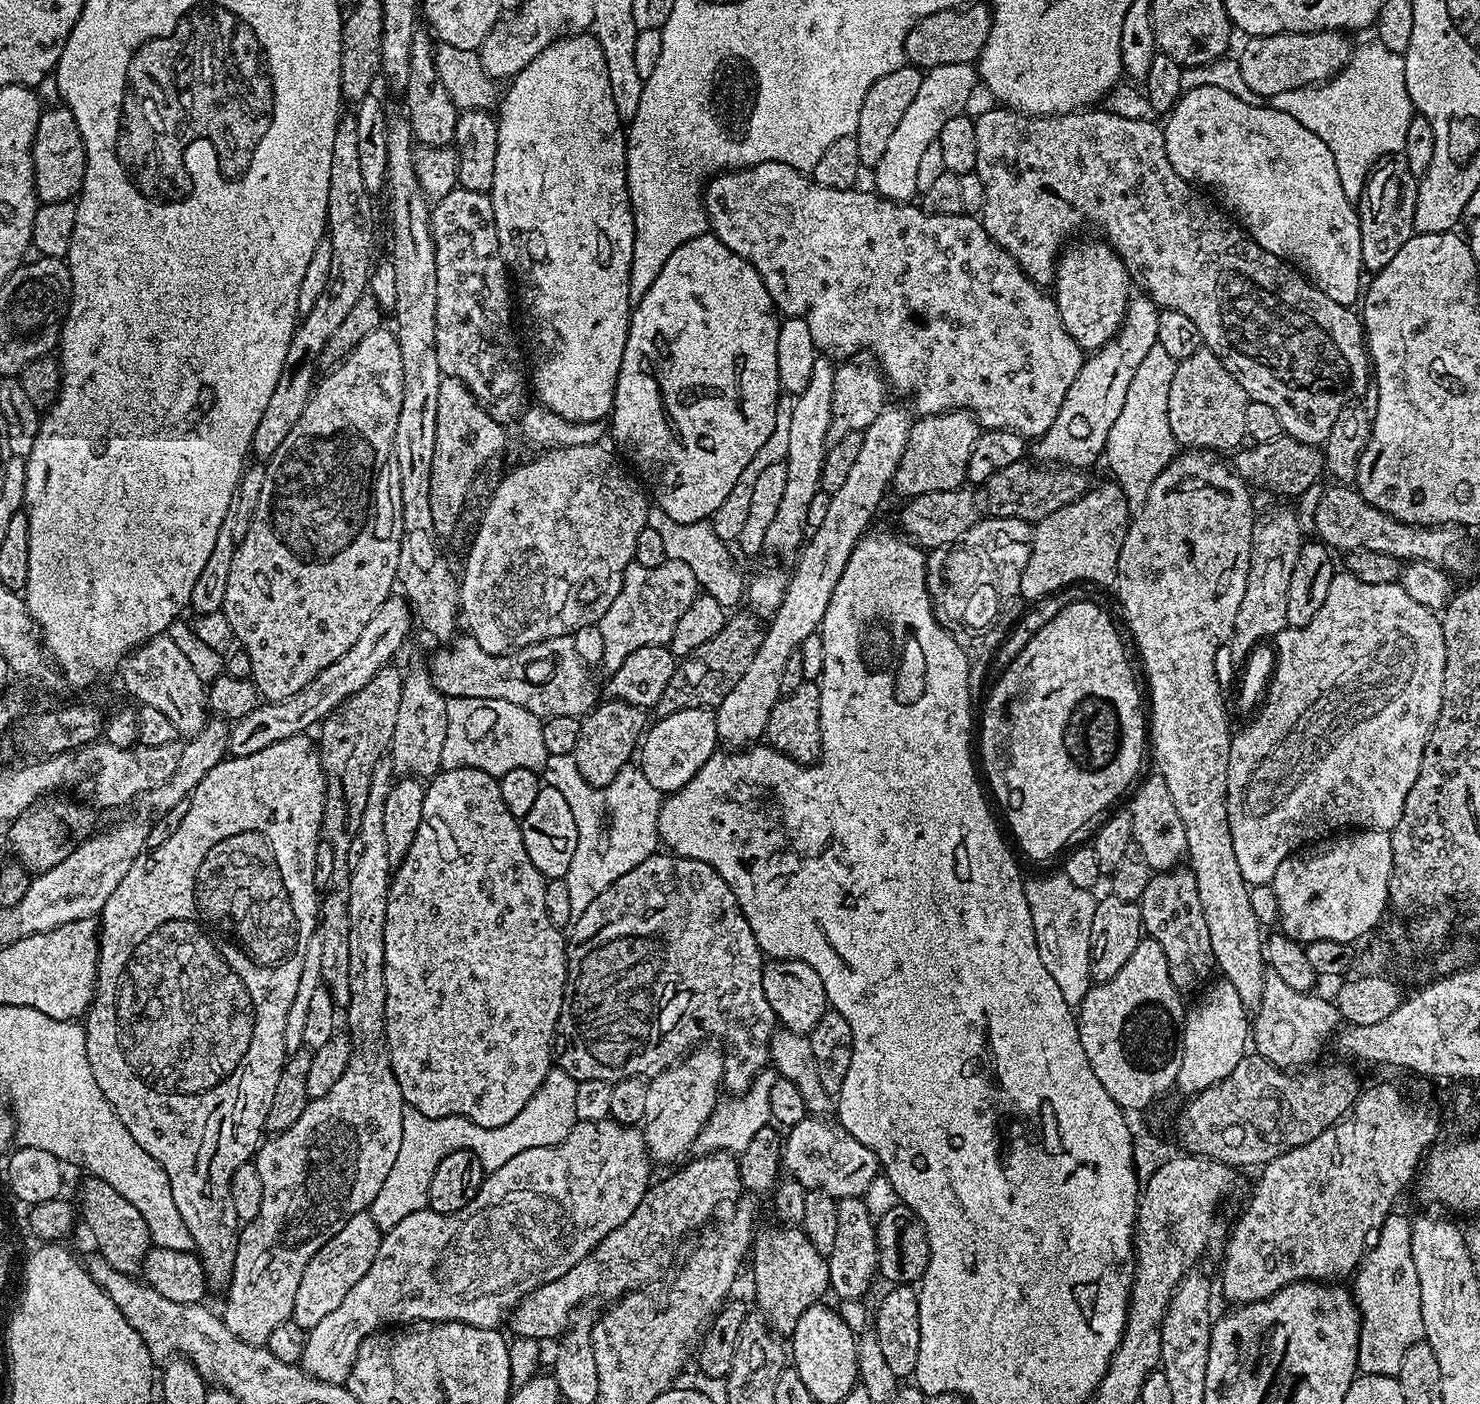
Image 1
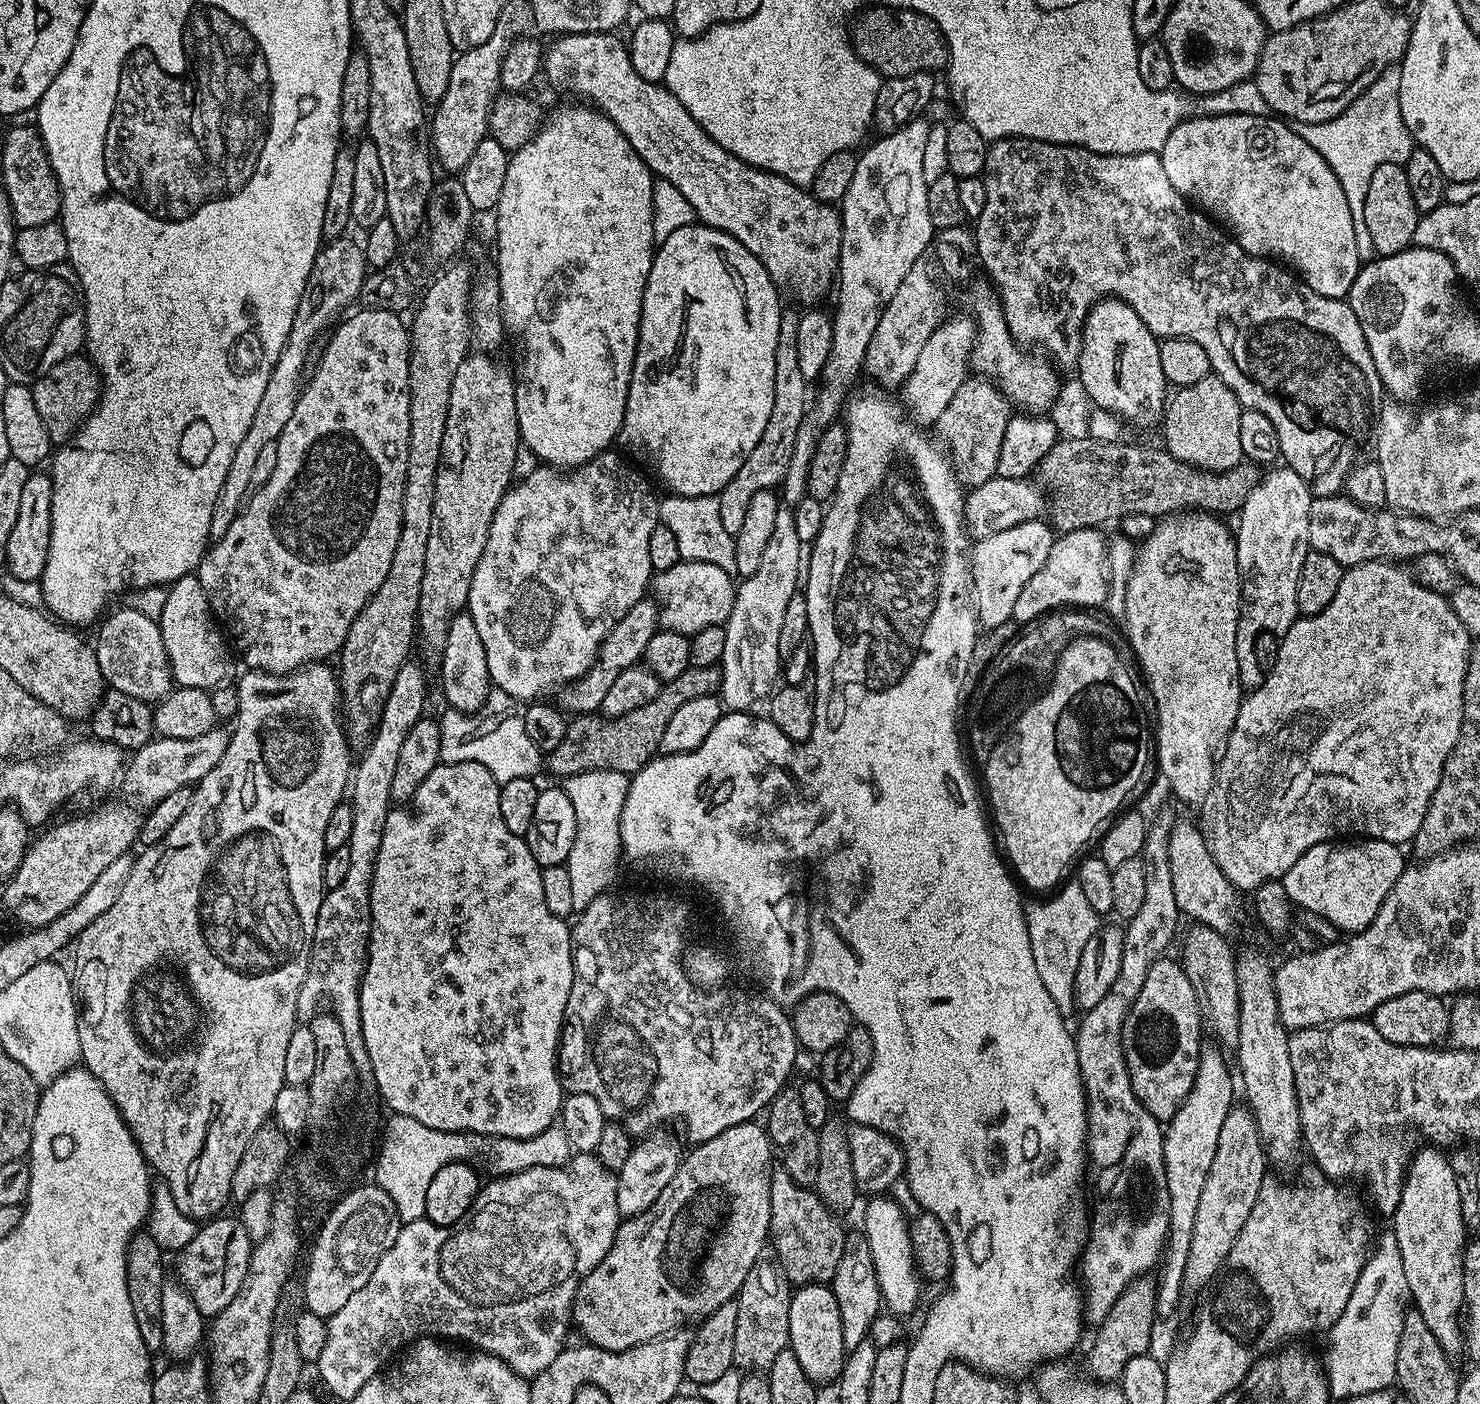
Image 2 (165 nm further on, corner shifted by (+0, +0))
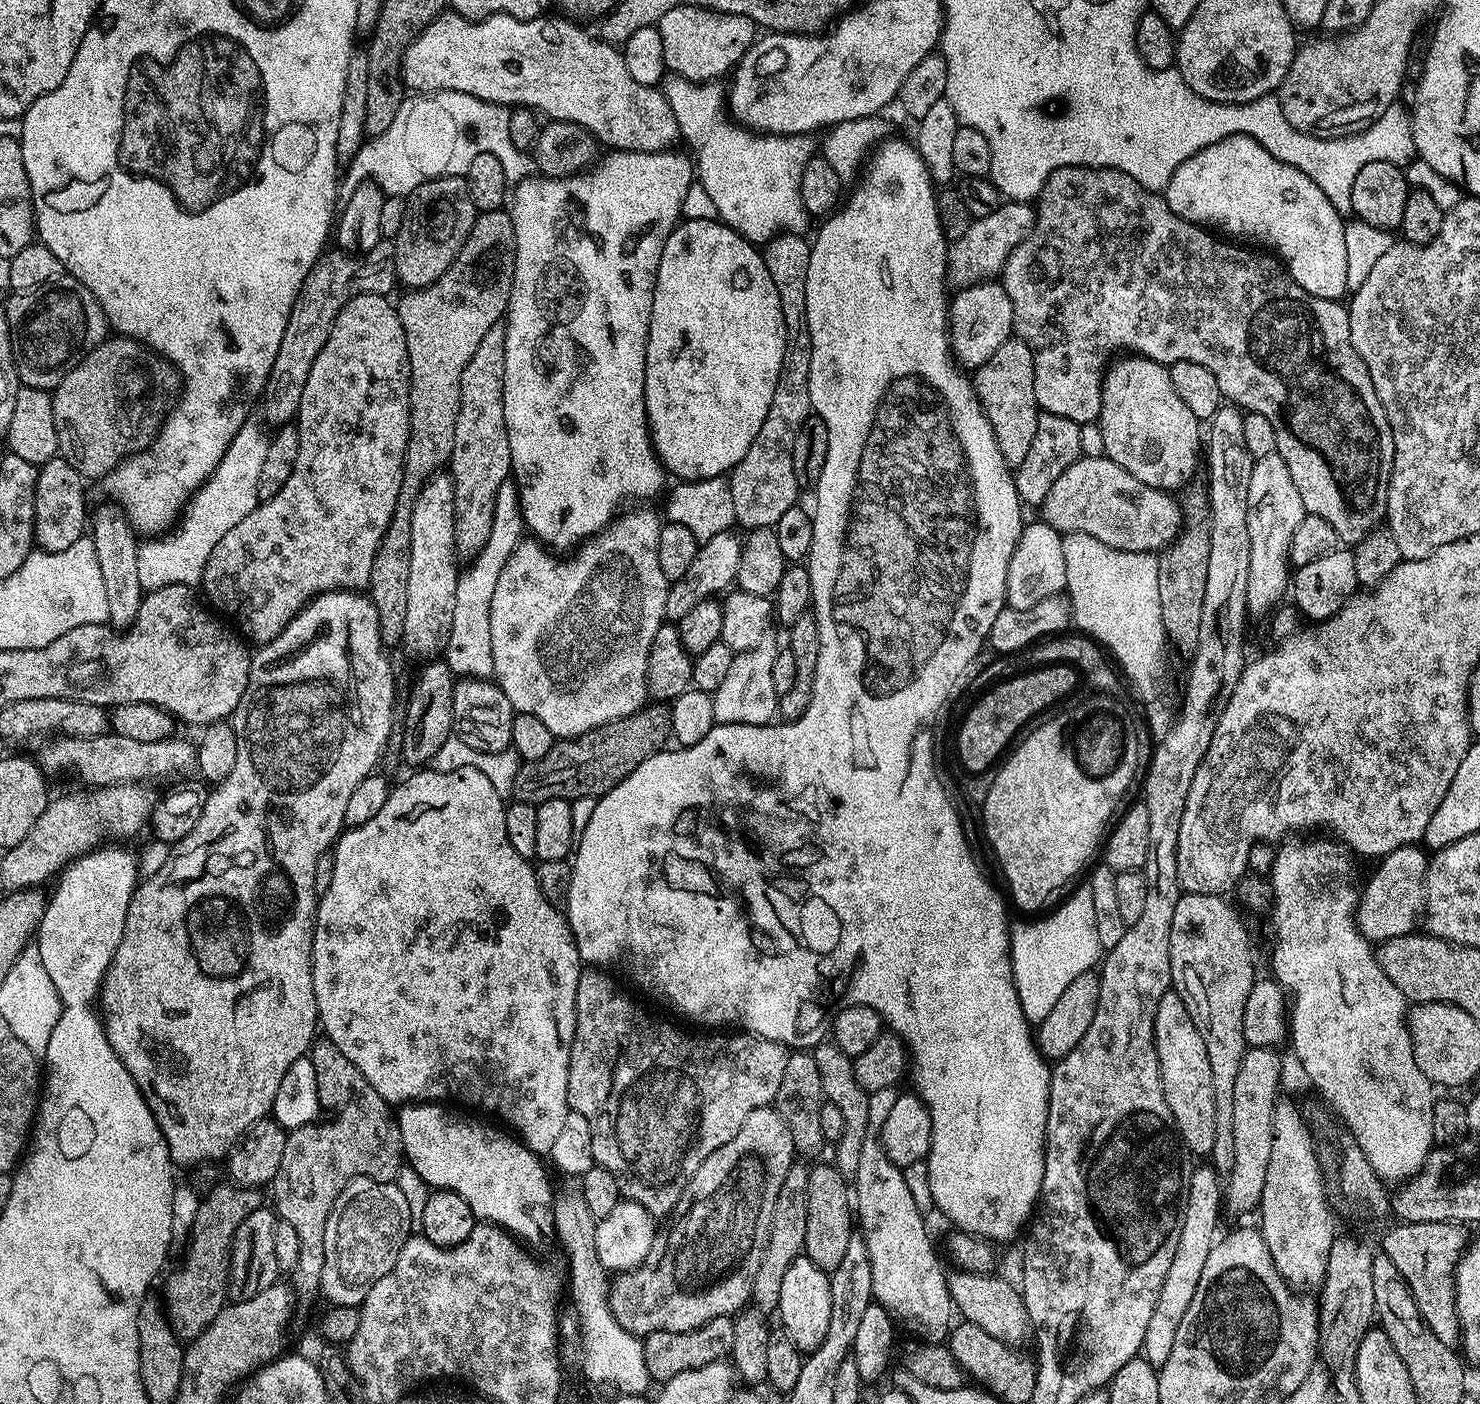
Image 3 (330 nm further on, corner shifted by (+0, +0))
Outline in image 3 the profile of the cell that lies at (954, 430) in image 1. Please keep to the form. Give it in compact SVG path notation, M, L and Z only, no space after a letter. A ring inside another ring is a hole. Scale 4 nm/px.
M1009 338L981 368L975 369L974 395L980 411L992 427L998 450L1009 469L1016 469L1034 443L1040 409L1034 398L1034 358L1031 346L1019 338Z

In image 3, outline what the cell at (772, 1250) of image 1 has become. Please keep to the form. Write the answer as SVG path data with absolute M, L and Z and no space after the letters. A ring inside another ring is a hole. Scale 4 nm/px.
M820 1164L808 1173L806 1198L806 1236L804 1252L826 1273L832 1273L842 1262L846 1246L854 1234L854 1208L850 1203L850 1184L831 1164ZM853 1226L853 1228L852 1228Z

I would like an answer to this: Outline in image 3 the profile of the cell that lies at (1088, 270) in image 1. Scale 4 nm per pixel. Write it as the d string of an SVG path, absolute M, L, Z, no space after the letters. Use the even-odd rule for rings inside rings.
M1128 354L1125 360L1114 364L1104 373L1098 417L1104 456L1146 486L1161 490L1180 487L1196 464L1201 421L1189 410L1186 402L1178 398L1165 365L1141 354Z

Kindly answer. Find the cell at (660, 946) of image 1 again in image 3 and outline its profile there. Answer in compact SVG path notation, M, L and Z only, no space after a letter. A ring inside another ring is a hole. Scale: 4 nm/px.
M592 976L581 979L576 995L576 1029L572 1039L570 1050L570 1062L568 1063L568 1106L571 1111L582 1114L586 1122L590 1122L592 1131L592 1158L597 1165L604 1167L615 1176L621 1177L625 1185L633 1184L636 1187L635 1199L645 1206L652 1203L660 1196L663 1188L668 1188L680 1173L690 1174L698 1168L708 1153L718 1150L720 1146L726 1146L734 1134L750 1118L750 1114L759 1108L769 1107L775 1101L778 1085L782 1082L782 1074L786 1071L789 1049L784 1049L779 1044L779 1039L769 1038L764 1034L736 1034L740 1036L699 1036L696 1032L687 1032L684 1028L675 1028L668 1020L660 1016L651 1016L640 1004L635 1004L630 997L618 989L612 988L608 980L600 981Z

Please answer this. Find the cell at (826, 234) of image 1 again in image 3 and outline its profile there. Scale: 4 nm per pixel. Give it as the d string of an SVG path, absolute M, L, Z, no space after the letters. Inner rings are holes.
M448 10L436 17L431 24L424 27L423 32L414 43L408 48L404 55L404 67L402 75L404 83L409 89L415 90L420 94L427 94L436 91L462 91L466 94L477 96L479 99L487 100L490 103L503 104L505 106L525 105L527 108L535 110L537 113L545 112L548 120L565 120L571 124L578 124L581 128L592 133L601 145L612 144L613 149L625 152L647 152L649 154L659 154L667 152L673 147L675 140L681 139L679 124L676 121L674 110L671 109L670 102L664 97L663 91L659 87L649 86L642 82L634 82L630 78L630 70L626 70L626 62L623 55L613 45L605 44L599 38L584 36L584 32L571 19L564 20L516 20L512 16L488 16L485 20L475 22L466 20L455 12Z

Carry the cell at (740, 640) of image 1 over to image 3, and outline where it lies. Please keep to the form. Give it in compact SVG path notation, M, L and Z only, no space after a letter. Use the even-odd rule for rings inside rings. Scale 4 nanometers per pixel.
M664 702L649 703L629 716L591 728L581 736L557 739L546 758L521 763L514 777L515 795L535 805L554 798L569 802L583 796L599 798L615 784L621 784L646 758L661 751L667 745L664 743L671 740L671 707Z

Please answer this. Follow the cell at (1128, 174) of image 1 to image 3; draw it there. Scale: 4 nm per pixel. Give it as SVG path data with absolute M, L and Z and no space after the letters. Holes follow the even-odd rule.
M1059 168L1054 170L1049 174L1044 189L1035 201L1034 211L1036 214L1035 225L1021 239L1020 245L1013 248L1011 254L1008 255L1008 261L1004 264L1002 273L1002 283L1012 303L1012 327L1015 335L1026 341L1033 351L1034 398L1036 406L1041 412L1070 418L1078 425L1093 423L1100 414L1104 373L1106 365L1109 363L1108 356L1104 352L1118 347L1119 344L1125 344L1128 350L1135 350L1148 359L1157 360L1159 364L1165 366L1171 366L1174 362L1183 360L1198 362L1198 366L1206 366L1206 370L1210 370L1210 374L1214 374L1220 395L1225 401L1231 402L1237 409L1243 410L1245 413L1266 414L1266 418L1270 418L1270 422L1274 422L1274 430L1278 434L1276 450L1286 462L1286 470L1290 470L1290 478L1294 478L1294 486L1298 486L1298 498L1302 498L1302 506L1307 515L1317 516L1330 522L1330 526L1334 526L1340 540L1348 546L1355 546L1367 532L1372 530L1379 521L1376 519L1379 516L1381 519L1388 502L1388 483L1392 477L1392 463L1394 462L1394 438L1390 430L1390 422L1386 418L1386 410L1382 410L1382 402L1378 402L1374 382L1370 382L1370 370L1358 354L1358 350L1352 345L1348 310L1340 300L1318 298L1306 290L1302 290L1302 286L1298 286L1298 282L1290 279L1283 263L1271 255L1251 256L1247 252L1247 250L1249 251L1247 247L1237 246L1235 243L1225 242L1223 239L1215 240L1211 236L1213 233L1207 227L1192 224L1186 218L1174 214L1174 210L1170 210L1170 206L1164 201L1163 195L1159 191L1143 188L1138 182L1134 182L1134 178L1130 178L1128 172L1120 172L1117 168ZM1223 242L1228 244L1223 244ZM1235 246L1240 248L1235 248ZM1292 426L1302 426L1302 428L1298 428L1300 434L1292 434ZM1314 426L1328 426L1328 428L1332 426L1338 430L1336 432L1334 430L1316 430ZM1320 432L1324 432L1326 436L1332 436L1332 438L1326 438L1326 442L1342 440L1340 446L1352 446L1352 448L1364 450L1366 458L1370 458L1368 462L1372 462L1372 472L1376 472L1376 474L1366 474L1370 478L1374 476L1374 480L1376 480L1376 488L1372 490L1372 494L1368 494L1368 498L1372 496L1370 500L1364 500L1368 488L1360 490L1364 494L1354 496L1354 488L1358 488L1358 484L1354 486L1354 484L1344 482L1342 476L1338 474L1338 470L1334 474L1338 478L1338 484L1334 486L1326 466L1322 468L1320 460L1316 460L1320 456L1304 446L1304 442L1318 442L1318 438L1322 438ZM1314 482L1320 484L1320 488L1314 486ZM1352 502L1356 502L1356 510L1352 508Z

